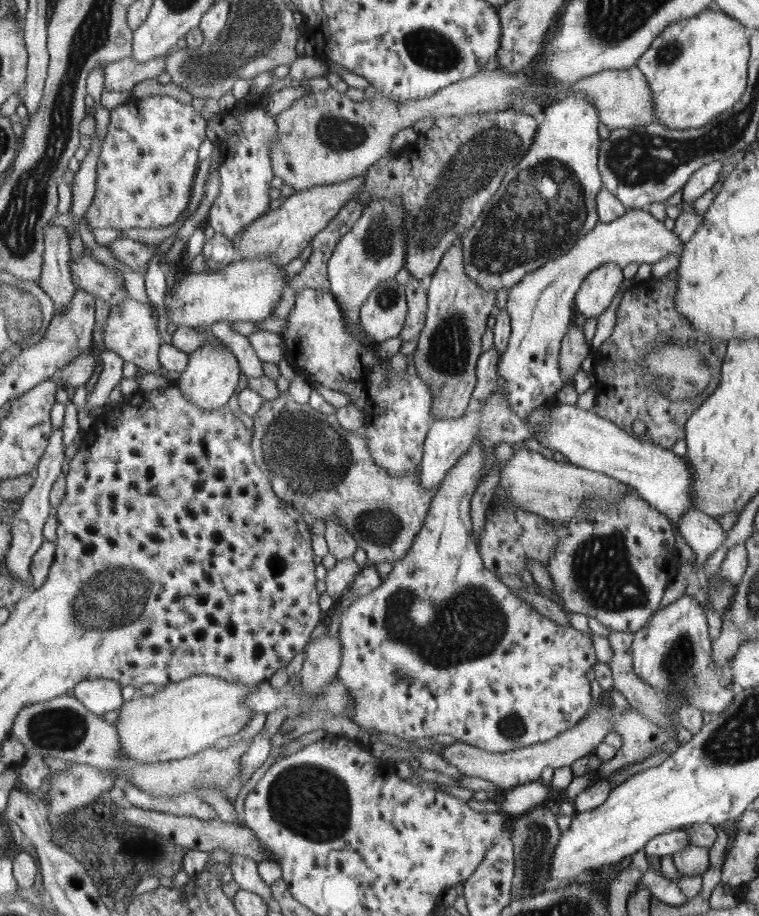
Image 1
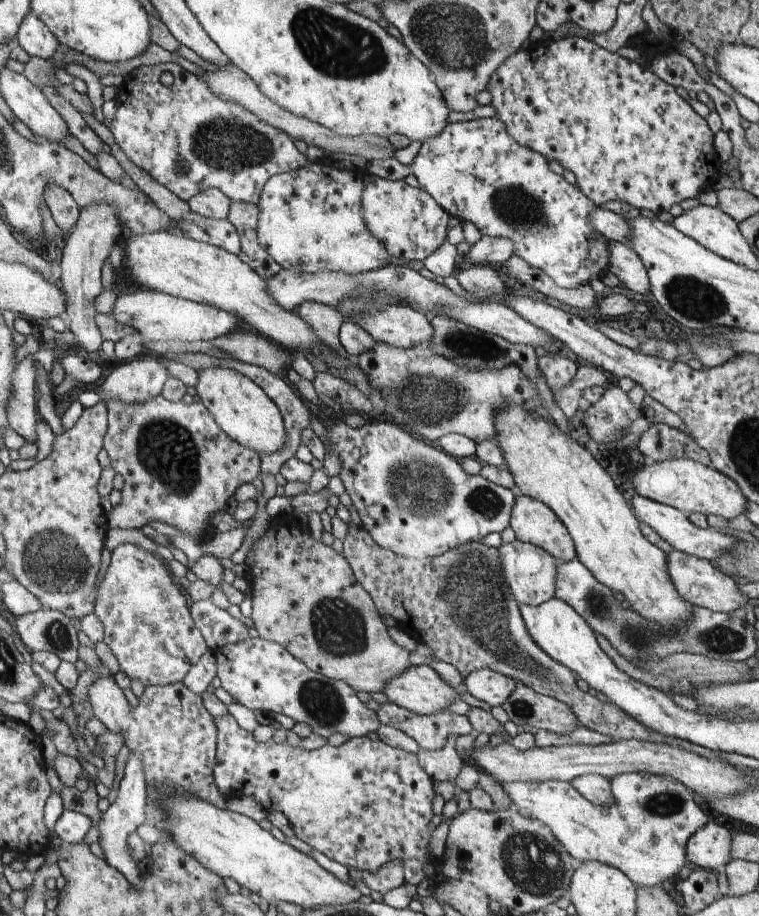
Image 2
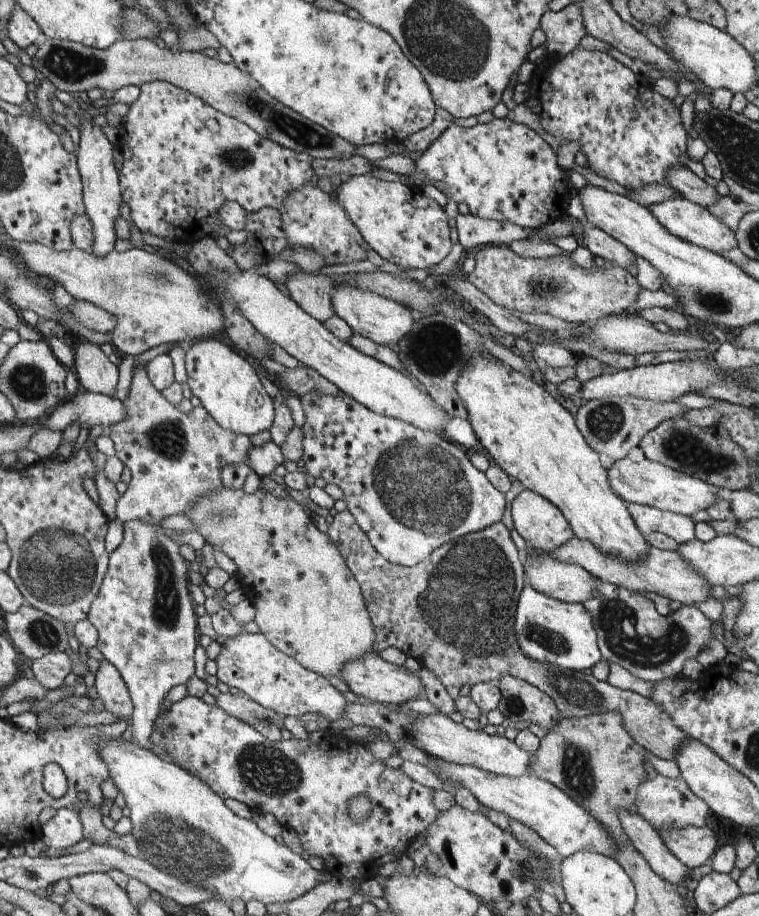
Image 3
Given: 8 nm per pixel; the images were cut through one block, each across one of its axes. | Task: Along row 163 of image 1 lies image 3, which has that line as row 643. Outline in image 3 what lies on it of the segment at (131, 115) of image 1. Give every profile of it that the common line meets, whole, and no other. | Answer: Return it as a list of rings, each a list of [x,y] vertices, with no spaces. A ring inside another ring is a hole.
[[[124,522],[123,540],[110,553],[109,572],[89,610],[88,620],[99,634],[96,647],[121,671],[134,706],[130,719],[131,741],[152,747],[150,734],[156,728],[160,705],[170,689],[186,685],[194,676],[194,650],[198,624],[186,584],[186,562],[178,546],[153,523]]]

